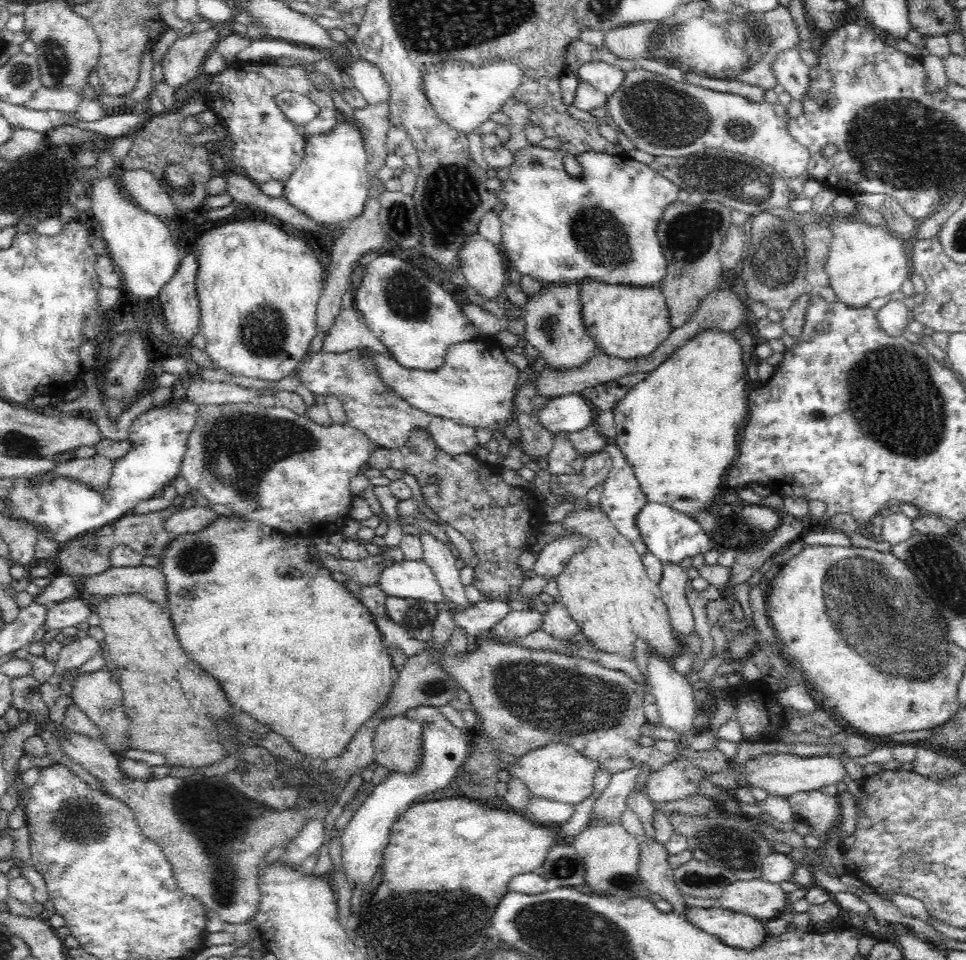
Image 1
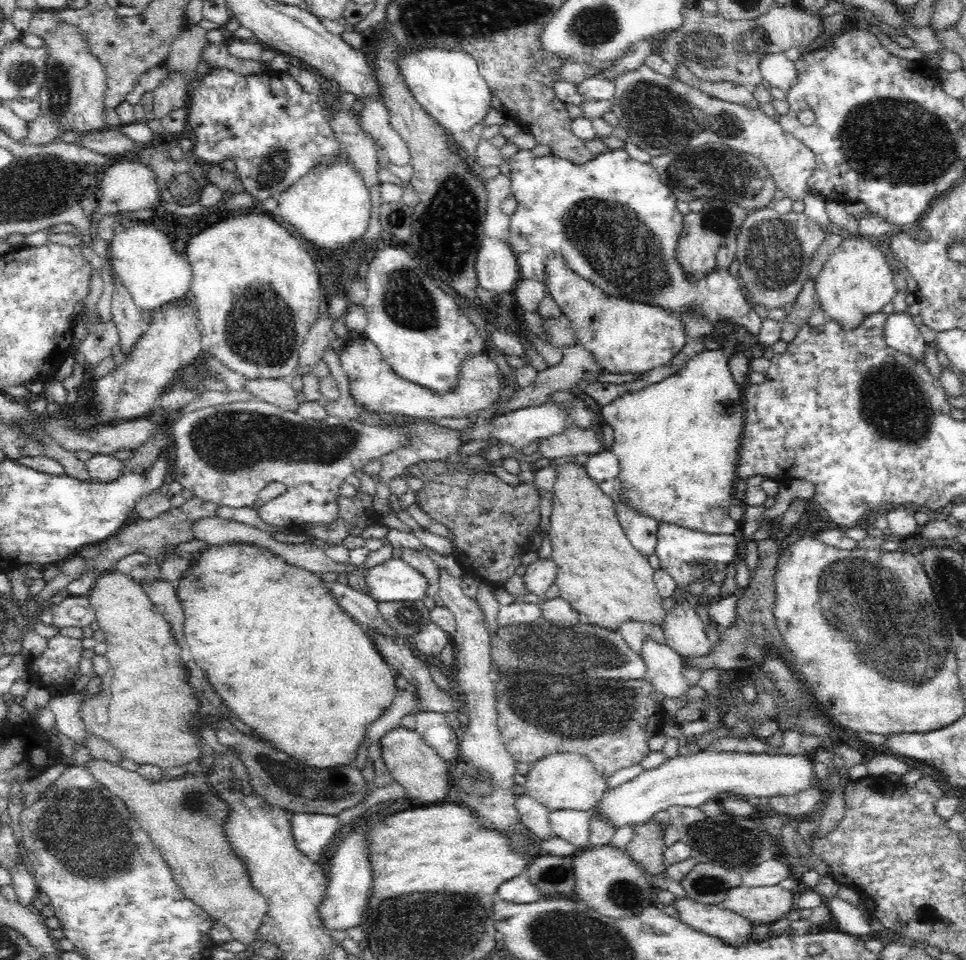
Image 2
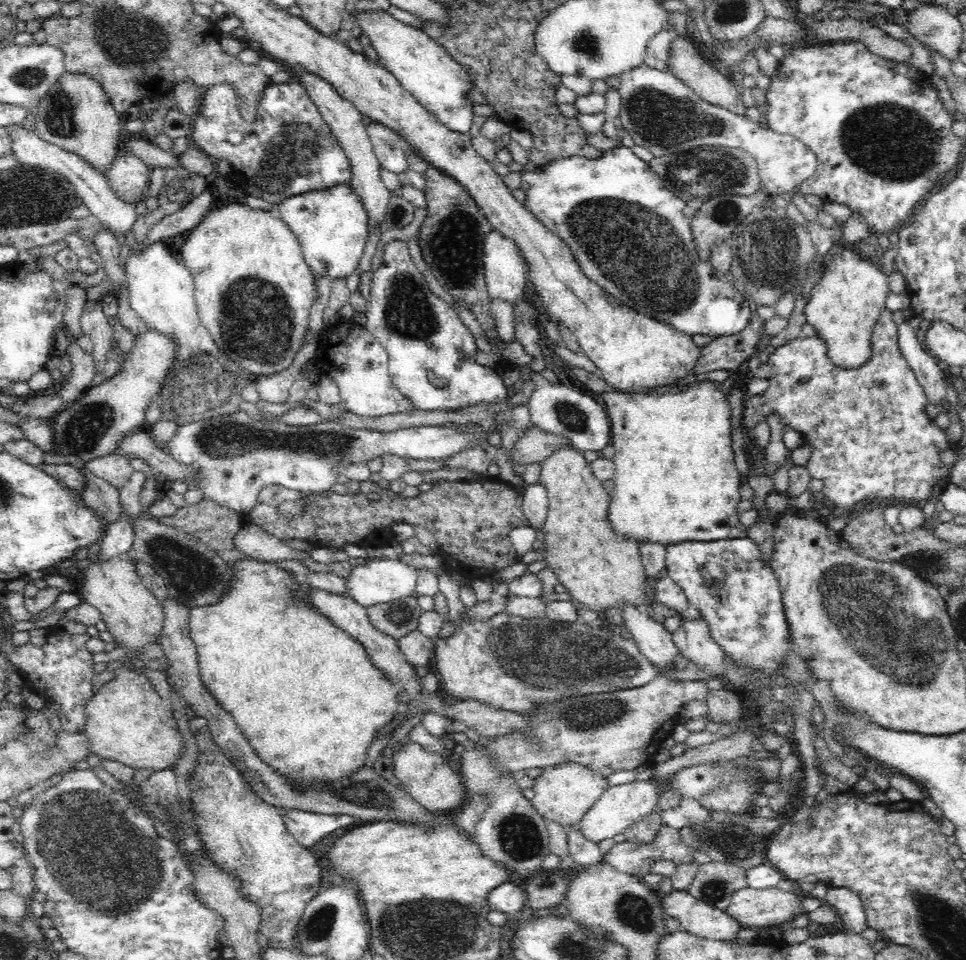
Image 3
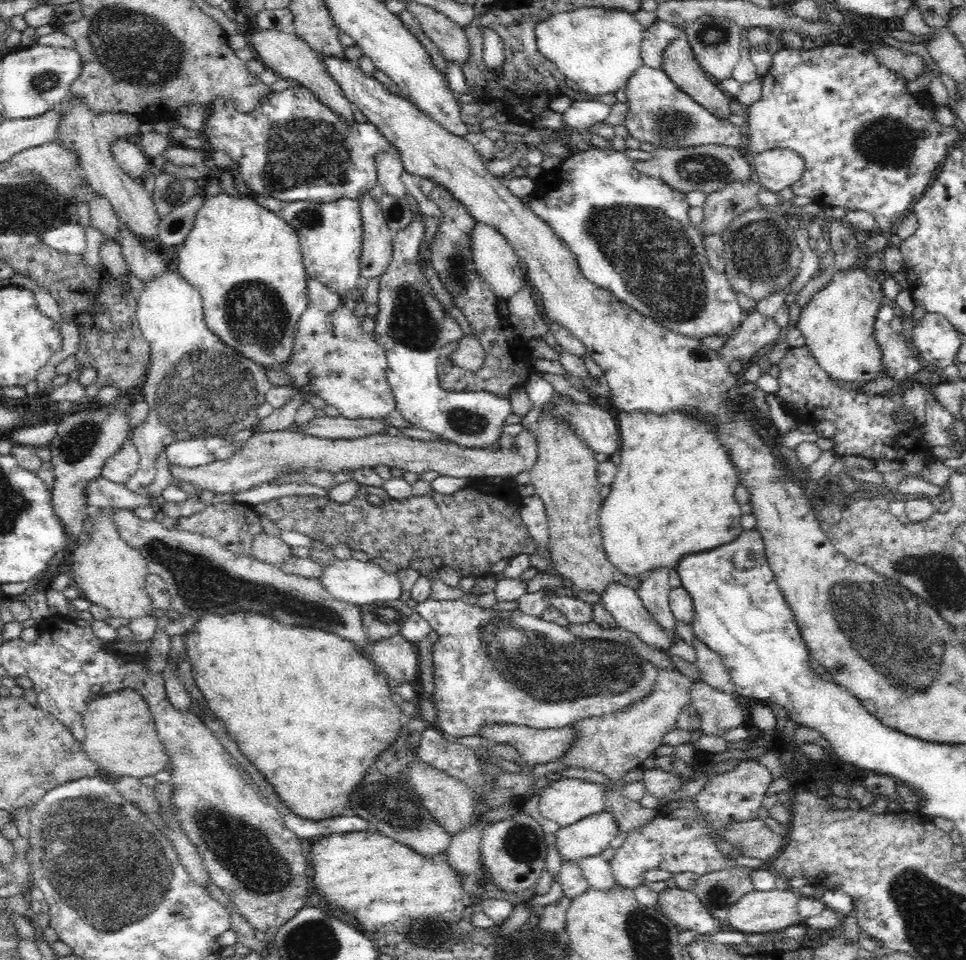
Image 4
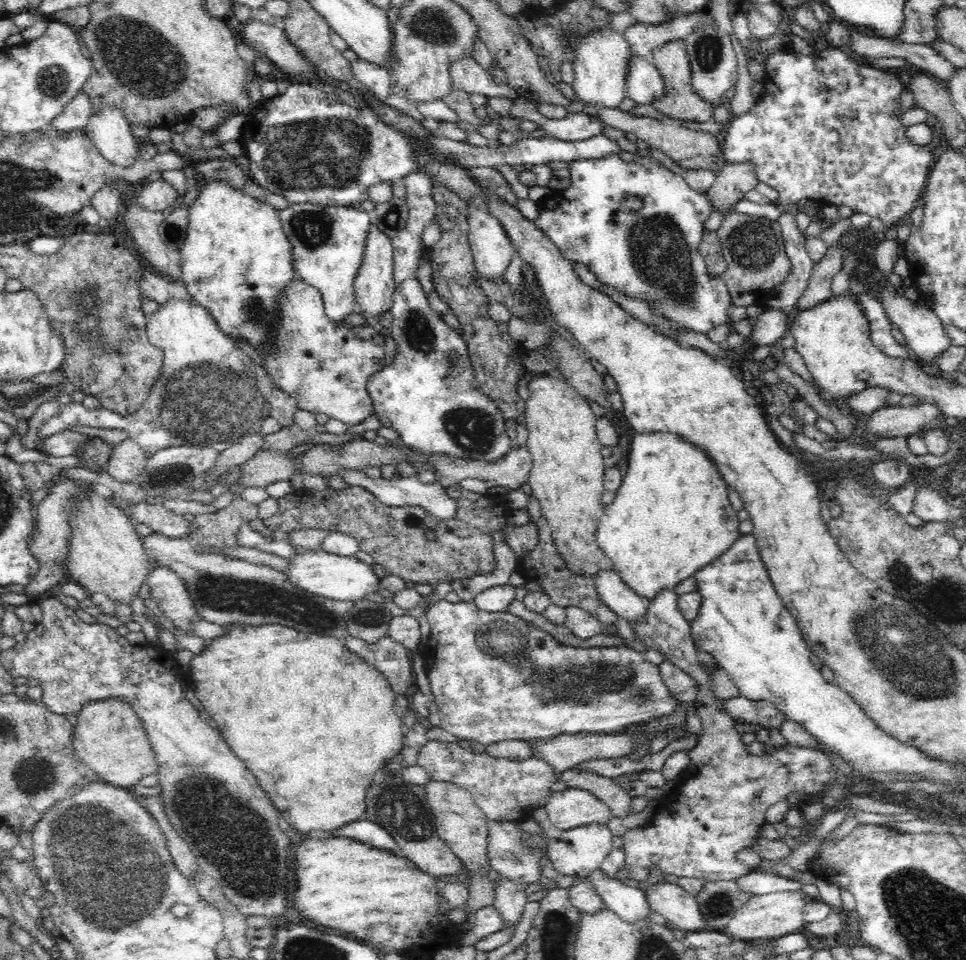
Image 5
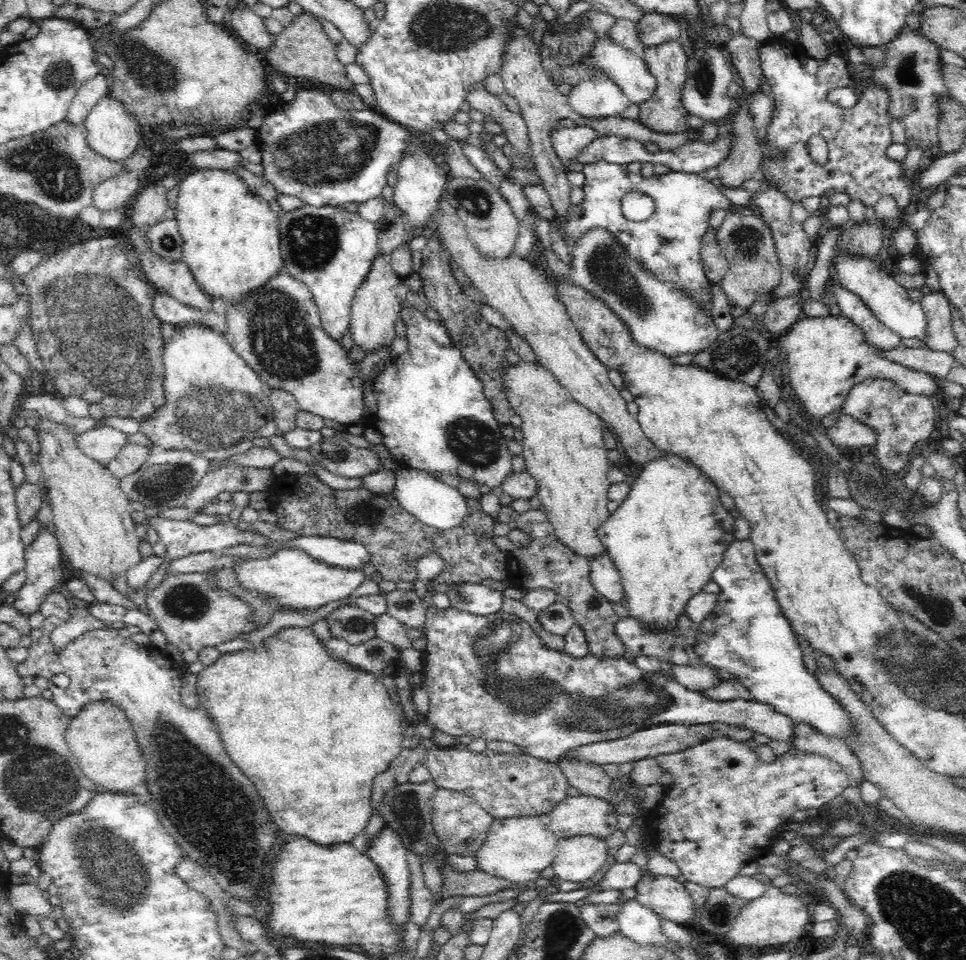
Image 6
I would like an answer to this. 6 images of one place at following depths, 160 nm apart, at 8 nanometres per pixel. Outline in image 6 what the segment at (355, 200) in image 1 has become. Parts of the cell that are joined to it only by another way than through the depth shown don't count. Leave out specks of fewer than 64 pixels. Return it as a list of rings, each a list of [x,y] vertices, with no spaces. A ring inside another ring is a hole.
[[[304,204],[279,216],[283,270],[310,289],[318,307],[322,326],[332,339],[340,342],[350,326],[353,298],[379,253],[375,223],[348,211],[345,206],[315,207]]]

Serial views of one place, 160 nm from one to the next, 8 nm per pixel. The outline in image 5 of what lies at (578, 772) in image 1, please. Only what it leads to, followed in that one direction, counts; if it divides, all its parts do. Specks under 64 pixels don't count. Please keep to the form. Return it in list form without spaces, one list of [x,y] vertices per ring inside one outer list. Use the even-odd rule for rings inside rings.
[[[570,787],[550,796],[544,808],[547,809],[548,820],[550,820],[552,826],[560,831],[572,830],[584,825],[606,825],[608,820],[612,818],[608,806],[592,793]]]

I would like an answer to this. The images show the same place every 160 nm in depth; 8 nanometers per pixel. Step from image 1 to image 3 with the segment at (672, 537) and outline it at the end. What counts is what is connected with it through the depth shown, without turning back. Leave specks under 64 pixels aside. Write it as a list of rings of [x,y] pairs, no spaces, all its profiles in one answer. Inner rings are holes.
[[[750,537],[717,540],[712,542],[686,541],[682,544],[666,546],[666,569],[668,577],[684,591],[689,604],[699,610],[707,632],[716,643],[728,652],[728,656],[736,662],[736,666],[748,666],[752,670],[760,670],[762,676],[756,678],[748,688],[770,686],[778,674],[778,668],[784,665],[786,652],[792,651],[792,635],[789,633],[789,623],[785,615],[778,579],[770,564],[766,563],[760,546]],[[709,581],[714,582],[707,587]]]

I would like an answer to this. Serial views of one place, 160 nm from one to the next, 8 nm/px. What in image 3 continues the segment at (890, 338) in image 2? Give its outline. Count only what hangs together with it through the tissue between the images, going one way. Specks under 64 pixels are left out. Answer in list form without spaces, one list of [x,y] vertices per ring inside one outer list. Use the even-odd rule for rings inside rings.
[[[909,320],[897,326],[897,341],[900,343],[902,354],[918,377],[928,403],[941,404],[942,412],[947,412],[943,406],[944,398],[946,398],[946,385],[943,375],[945,369],[926,352],[922,342],[918,340],[916,331],[910,327]]]

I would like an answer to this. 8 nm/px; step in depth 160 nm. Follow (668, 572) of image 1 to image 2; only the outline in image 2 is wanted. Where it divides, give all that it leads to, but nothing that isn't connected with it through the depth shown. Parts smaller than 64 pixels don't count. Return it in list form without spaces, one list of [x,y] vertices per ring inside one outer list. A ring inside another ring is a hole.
[[[676,587],[672,600],[674,606],[666,609],[664,618],[665,644],[682,656],[706,656],[712,652],[704,622],[686,599],[688,587]]]

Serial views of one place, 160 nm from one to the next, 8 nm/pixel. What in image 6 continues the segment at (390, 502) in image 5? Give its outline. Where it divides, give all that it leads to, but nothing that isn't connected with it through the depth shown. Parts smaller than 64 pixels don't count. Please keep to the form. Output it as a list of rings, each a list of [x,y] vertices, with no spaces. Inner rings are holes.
[[[395,470],[396,480],[393,489],[394,499],[408,513],[416,516],[420,522],[438,528],[448,530],[458,526],[468,512],[467,498],[465,498],[457,488],[451,488],[438,479],[431,478],[418,470]]]

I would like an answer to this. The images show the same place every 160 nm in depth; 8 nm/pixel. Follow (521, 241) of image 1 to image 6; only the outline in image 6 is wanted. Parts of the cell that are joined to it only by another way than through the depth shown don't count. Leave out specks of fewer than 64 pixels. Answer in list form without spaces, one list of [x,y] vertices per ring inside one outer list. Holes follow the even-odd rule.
[[[596,159],[586,166],[582,174],[585,176],[582,186],[584,199],[578,205],[569,206],[569,224],[563,227],[558,218],[553,220],[567,246],[574,246],[587,231],[606,228],[606,231],[613,232],[624,243],[625,250],[633,258],[640,259],[656,277],[676,281],[682,289],[689,289],[710,311],[714,295],[708,289],[711,280],[706,276],[700,258],[702,238],[711,228],[708,223],[710,213],[718,208],[726,212],[737,211],[738,214],[757,214],[756,210],[749,208],[747,204],[732,203],[716,185],[694,173],[669,171],[647,178],[640,173],[630,172],[626,165]],[[632,191],[642,192],[654,199],[655,208],[650,219],[632,222],[622,214],[622,197]]]

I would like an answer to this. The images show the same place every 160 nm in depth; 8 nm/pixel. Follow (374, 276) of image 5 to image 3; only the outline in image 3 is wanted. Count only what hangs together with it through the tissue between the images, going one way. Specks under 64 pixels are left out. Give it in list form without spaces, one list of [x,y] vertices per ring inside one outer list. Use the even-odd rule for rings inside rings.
[[[297,65],[296,68],[290,68],[290,70],[296,74],[300,84],[306,88],[309,98],[317,106],[322,118],[325,119],[326,126],[330,127],[330,130],[336,135],[337,141],[341,143],[341,147],[345,150],[345,155],[349,158],[351,166],[350,185],[356,195],[360,197],[367,216],[370,216],[370,228],[374,228],[374,224],[385,220],[385,212],[387,211],[391,192],[382,183],[382,179],[380,179],[380,163],[376,158],[376,153],[367,133],[367,126],[362,123],[363,114],[352,102],[345,100],[340,94],[337,94],[325,79],[319,78],[318,75],[312,74],[310,71]]]

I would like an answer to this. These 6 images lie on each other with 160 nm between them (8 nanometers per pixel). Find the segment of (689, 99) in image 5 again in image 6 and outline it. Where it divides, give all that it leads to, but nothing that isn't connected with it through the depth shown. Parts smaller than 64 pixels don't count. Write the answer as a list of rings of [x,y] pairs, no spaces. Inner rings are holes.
[[[677,40],[666,41],[653,47],[645,47],[642,57],[656,81],[656,88],[650,99],[639,104],[639,121],[656,133],[679,133],[685,130],[697,132],[705,122],[704,119],[691,115],[684,107],[683,89],[688,78],[688,52],[682,49],[682,43]]]

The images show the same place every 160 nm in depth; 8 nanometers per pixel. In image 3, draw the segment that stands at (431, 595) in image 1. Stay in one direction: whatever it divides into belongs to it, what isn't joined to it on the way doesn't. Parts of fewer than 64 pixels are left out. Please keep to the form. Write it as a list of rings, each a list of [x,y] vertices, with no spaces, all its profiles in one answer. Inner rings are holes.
[[[375,559],[366,560],[366,564],[356,566],[350,574],[343,579],[346,596],[356,601],[360,606],[374,606],[384,602],[392,602],[404,596],[412,596],[416,590],[417,575],[419,570],[401,560]]]

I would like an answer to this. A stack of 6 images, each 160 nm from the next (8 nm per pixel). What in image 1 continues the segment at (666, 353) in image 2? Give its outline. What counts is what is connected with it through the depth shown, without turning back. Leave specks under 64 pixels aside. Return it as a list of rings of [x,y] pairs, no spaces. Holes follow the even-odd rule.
[[[596,279],[580,281],[580,303],[582,303],[582,321],[586,326],[586,333],[594,338],[598,345],[598,352],[609,357],[626,360],[648,356],[656,347],[661,345],[674,328],[670,326],[670,313],[660,286],[632,286],[606,284]]]

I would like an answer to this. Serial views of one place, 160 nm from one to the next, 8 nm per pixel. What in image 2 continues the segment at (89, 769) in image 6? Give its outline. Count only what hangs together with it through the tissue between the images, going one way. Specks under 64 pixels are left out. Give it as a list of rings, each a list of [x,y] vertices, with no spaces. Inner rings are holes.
[[[112,571],[101,574],[89,592],[89,601],[95,608],[99,629],[105,634],[105,655],[109,660],[109,668],[101,676],[100,694],[80,704],[80,717],[86,732],[106,739],[124,758],[140,765],[150,763],[162,769],[182,765],[193,767],[194,762],[200,758],[200,743],[190,728],[194,725],[193,721],[197,720],[201,702],[188,683],[184,665],[187,652],[174,639],[170,623],[159,611],[159,607],[148,598],[141,583],[123,573]]]

